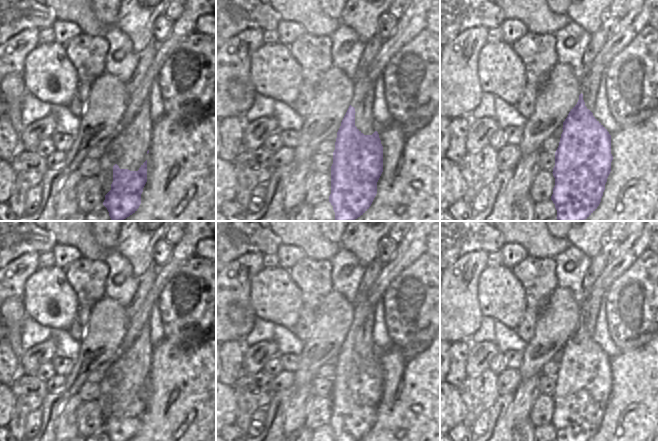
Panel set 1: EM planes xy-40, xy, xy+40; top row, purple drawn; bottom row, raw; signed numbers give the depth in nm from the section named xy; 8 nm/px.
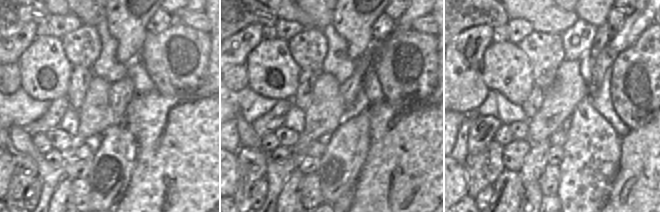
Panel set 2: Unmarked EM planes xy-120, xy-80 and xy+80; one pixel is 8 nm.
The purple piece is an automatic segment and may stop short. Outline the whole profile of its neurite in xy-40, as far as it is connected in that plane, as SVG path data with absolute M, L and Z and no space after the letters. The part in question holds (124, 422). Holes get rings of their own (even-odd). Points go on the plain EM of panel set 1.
M147 384L138 395L113 390L111 414L105 419L103 429L110 441L129 441L141 428L141 418L147 406Z

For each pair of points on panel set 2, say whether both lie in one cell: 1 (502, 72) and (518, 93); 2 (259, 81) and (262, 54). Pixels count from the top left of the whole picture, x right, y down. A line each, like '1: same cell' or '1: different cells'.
1: same cell
2: same cell

